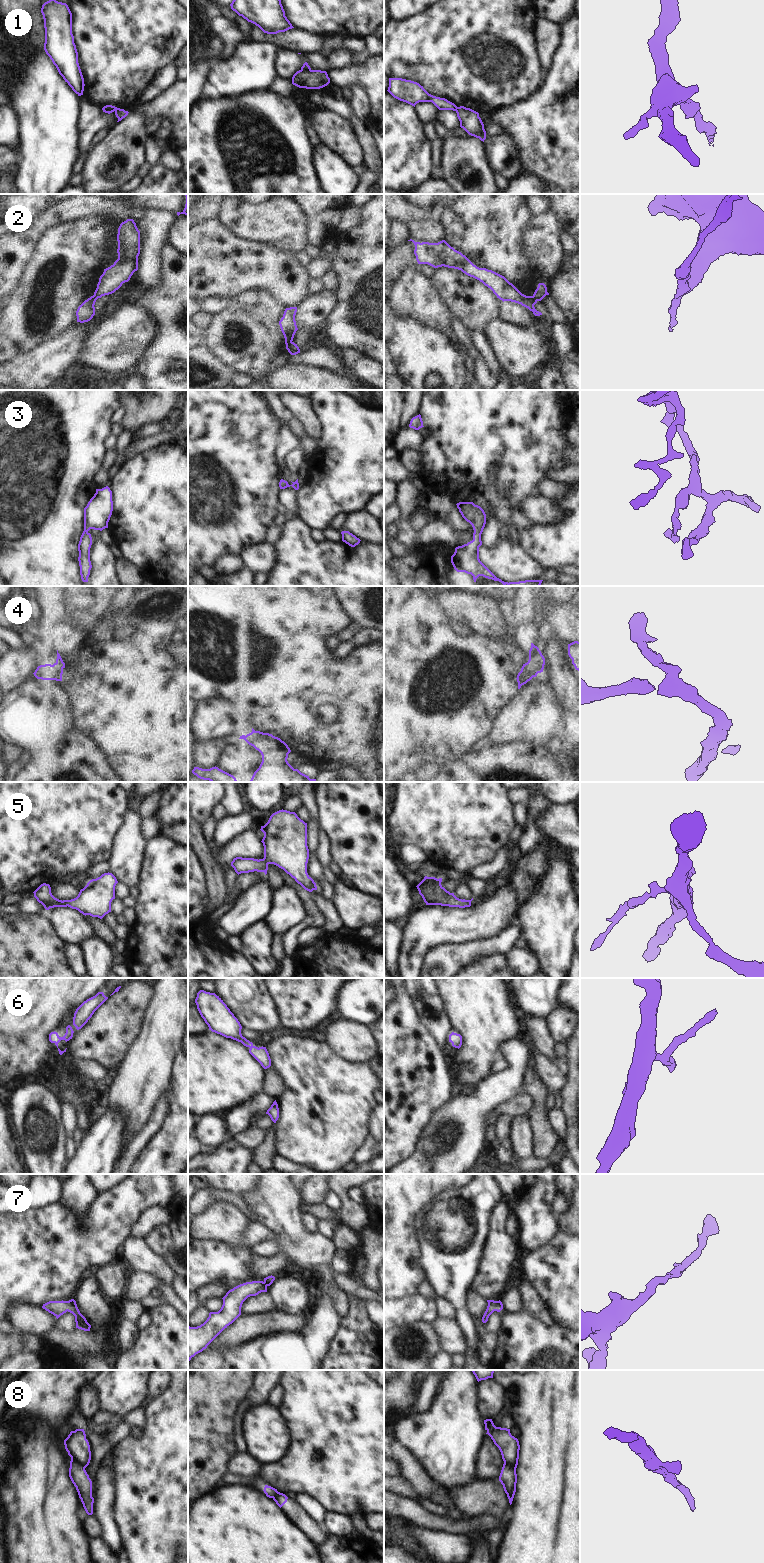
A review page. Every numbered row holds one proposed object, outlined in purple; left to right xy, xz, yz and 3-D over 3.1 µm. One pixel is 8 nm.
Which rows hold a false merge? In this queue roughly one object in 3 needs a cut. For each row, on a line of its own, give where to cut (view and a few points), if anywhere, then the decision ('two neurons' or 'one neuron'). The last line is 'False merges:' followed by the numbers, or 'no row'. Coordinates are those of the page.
1: xy (103, 107), (107, 110), (118, 108) | two neurons
2: xz (292, 342), (286, 348) | two neurons
3: no cut | one neuron
4: no cut | one neuron
5: no cut | one neuron
6: no cut | one neuron
7: no cut | one neuron
8: xy (71, 1458), (84, 1468) | two neurons
False merges: 1, 2, 8

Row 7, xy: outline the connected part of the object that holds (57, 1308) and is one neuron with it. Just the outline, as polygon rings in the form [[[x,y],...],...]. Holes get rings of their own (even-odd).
[[[74,1299],[69,1301],[49,1301],[43,1304],[42,1308],[53,1314],[57,1319],[68,1311],[75,1316],[76,1328],[84,1331],[90,1331],[91,1325],[80,1313]]]

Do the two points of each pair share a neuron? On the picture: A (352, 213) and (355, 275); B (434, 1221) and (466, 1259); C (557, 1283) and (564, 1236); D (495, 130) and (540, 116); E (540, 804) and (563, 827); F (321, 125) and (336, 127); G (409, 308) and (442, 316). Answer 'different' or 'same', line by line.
A: different
B: same
C: same
D: different
E: different
F: same
G: same

